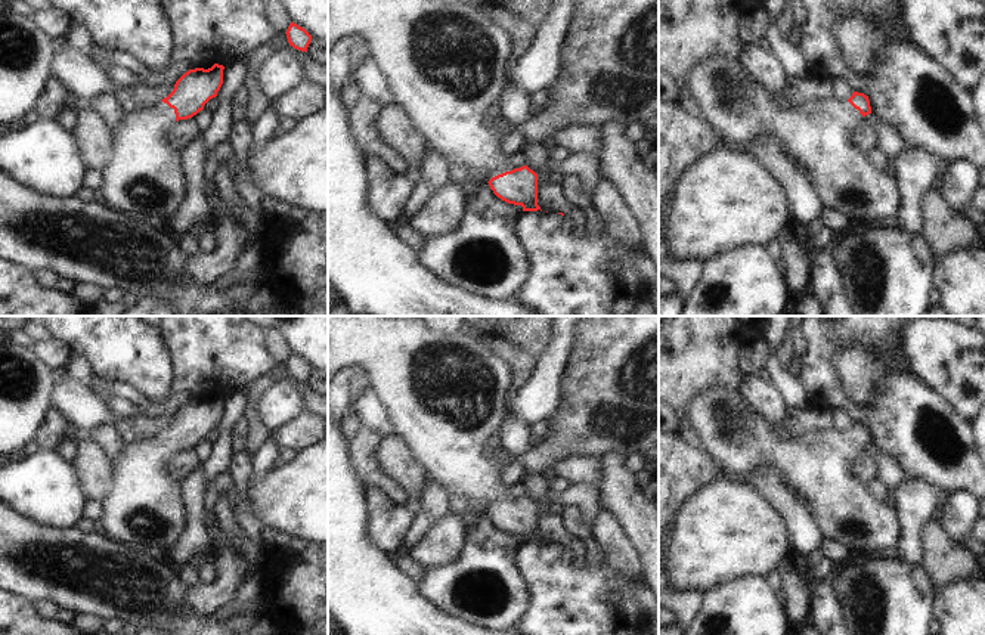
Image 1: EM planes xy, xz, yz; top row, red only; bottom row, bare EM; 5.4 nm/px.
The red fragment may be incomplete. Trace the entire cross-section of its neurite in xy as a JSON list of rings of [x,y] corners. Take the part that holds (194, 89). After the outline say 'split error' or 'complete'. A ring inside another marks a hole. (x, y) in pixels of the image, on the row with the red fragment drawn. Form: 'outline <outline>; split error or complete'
outline [[[223,65],[185,72],[161,102],[137,106],[111,128],[114,151],[102,170],[96,199],[130,217],[161,224],[170,220],[185,195],[177,151],[168,137],[174,121],[188,120],[217,96]]]; split error

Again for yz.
outline [[[704,59],[694,66],[688,77],[688,93],[699,103],[700,115],[721,130],[722,136],[731,139],[743,149],[758,139],[780,139],[793,157],[802,174],[808,176],[815,186],[824,207],[834,208],[845,214],[851,223],[861,220],[889,220],[901,210],[898,179],[873,168],[868,155],[855,148],[852,134],[857,123],[871,114],[868,96],[854,92],[842,102],[839,99],[808,102],[799,108],[783,106],[763,86],[755,83],[740,61]]]; split error

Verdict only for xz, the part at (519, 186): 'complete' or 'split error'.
split error

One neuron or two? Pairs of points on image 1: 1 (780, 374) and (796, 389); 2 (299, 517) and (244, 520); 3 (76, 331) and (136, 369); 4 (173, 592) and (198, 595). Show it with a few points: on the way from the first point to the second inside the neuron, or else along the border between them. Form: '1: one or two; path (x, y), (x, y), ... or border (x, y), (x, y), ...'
1: one; path (784, 378), (792, 386)
2: two; border (248, 486), (247, 505), (262, 526)
3: one; path (90, 331), (98, 331), (121, 355)
4: two; border (185, 587), (183, 603), (192, 612), (208, 616)

